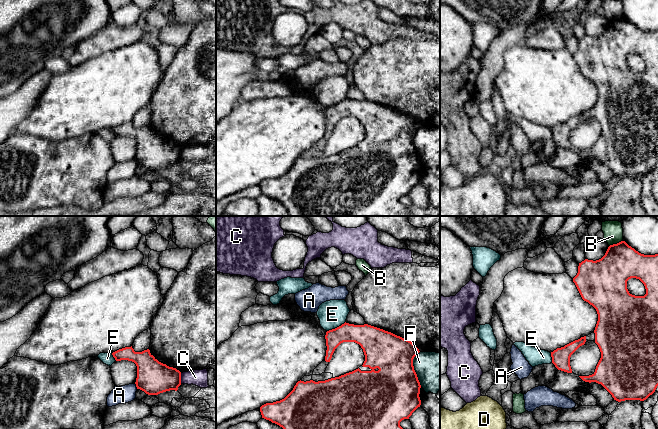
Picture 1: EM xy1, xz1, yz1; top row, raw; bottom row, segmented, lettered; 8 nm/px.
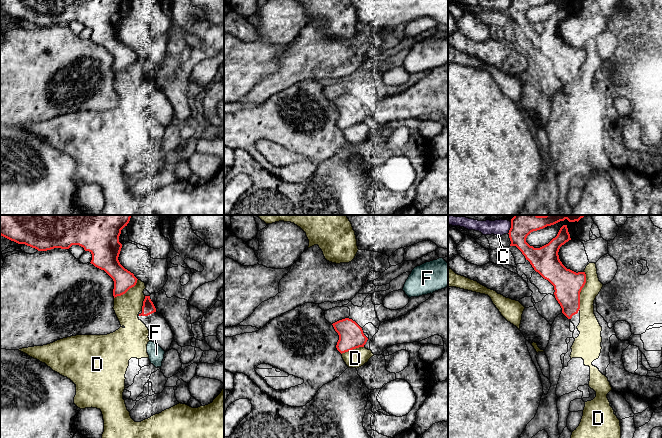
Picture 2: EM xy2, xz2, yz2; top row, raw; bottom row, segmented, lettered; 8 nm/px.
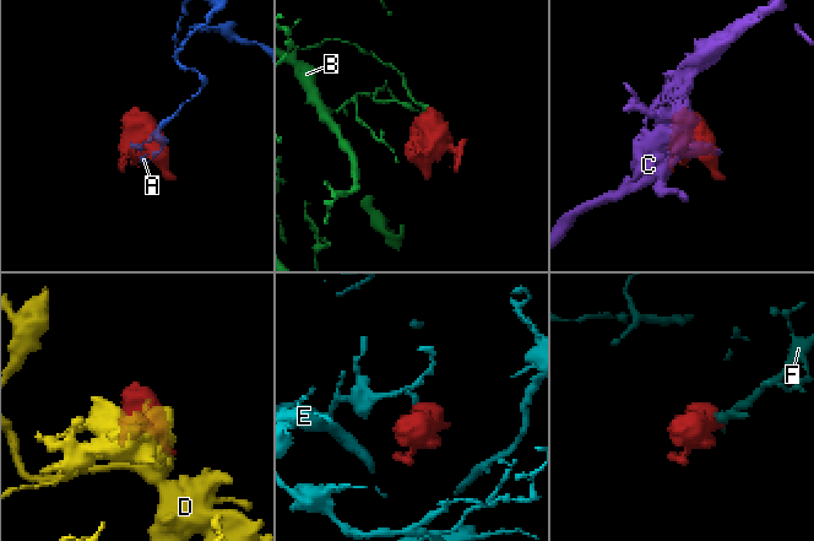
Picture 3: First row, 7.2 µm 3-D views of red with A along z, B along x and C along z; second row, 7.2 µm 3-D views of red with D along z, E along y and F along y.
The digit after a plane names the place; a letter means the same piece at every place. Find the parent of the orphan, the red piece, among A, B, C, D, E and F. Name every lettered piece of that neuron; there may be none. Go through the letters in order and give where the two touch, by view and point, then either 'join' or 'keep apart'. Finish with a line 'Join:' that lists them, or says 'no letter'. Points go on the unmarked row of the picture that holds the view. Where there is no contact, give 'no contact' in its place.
A: xy1 (136, 162) | keep apart
B: yz1 (615, 20) | keep apart
C: xy1 (180, 154) | keep apart
D: yz2 (580, 67) | keep apart
E: xz1 (337, 103) | keep apart
F: xz1 (413, 145) | keep apart
Join: no letter

